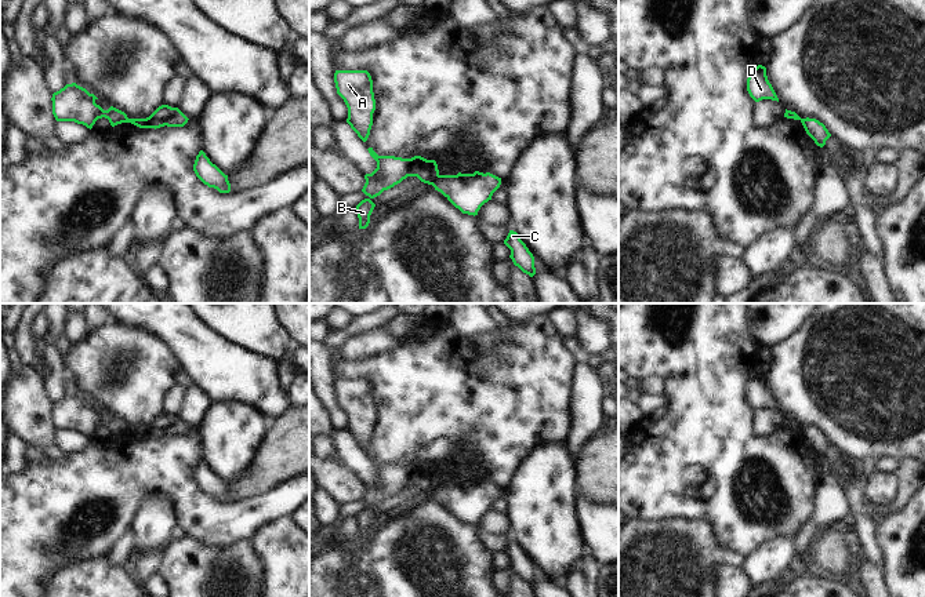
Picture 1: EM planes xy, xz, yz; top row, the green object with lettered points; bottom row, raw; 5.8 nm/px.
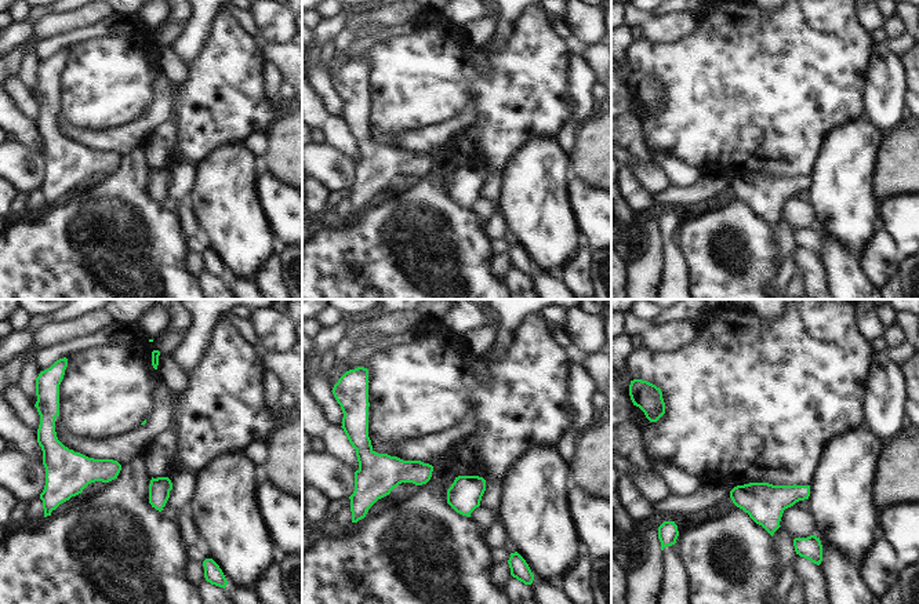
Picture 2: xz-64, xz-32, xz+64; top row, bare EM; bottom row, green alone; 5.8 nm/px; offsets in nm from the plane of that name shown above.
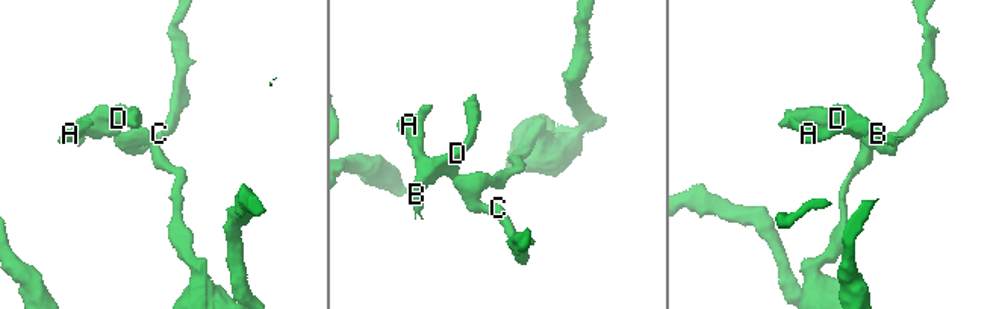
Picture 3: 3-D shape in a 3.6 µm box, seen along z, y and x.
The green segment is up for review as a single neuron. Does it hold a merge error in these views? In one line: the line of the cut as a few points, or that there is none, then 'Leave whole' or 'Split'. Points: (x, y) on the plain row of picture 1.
Split along xz (439, 484), (428, 492). Split

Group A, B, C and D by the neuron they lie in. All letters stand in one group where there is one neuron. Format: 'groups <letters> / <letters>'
groups A B D / C

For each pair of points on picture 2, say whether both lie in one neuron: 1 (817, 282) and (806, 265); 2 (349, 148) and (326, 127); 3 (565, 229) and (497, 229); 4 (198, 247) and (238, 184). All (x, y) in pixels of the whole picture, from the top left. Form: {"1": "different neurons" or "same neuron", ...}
{"1": "same neuron", "2": "same neuron", "3": "different neurons", "4": "different neurons"}

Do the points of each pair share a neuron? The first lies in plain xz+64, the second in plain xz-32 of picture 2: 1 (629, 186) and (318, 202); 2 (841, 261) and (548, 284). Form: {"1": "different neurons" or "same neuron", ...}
{"1": "same neuron", "2": "same neuron"}

